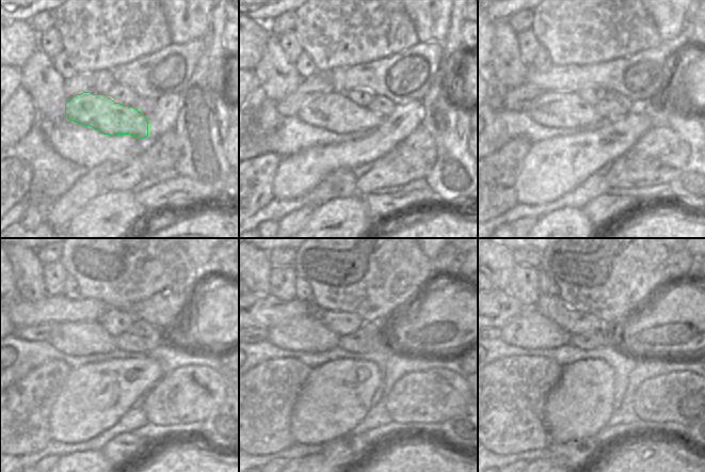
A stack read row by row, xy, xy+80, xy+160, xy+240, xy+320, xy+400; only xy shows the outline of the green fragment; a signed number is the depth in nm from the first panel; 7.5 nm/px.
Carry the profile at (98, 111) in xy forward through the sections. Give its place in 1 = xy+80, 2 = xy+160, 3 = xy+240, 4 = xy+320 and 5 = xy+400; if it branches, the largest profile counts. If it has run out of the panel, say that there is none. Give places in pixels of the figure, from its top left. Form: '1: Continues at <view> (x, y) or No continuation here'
1: Continues at xy+80 (334, 111)
2: Continues at xy+160 (554, 109)
3: Continues at xy+240 (71, 339)
4: Continues at xy+320 (306, 333)
5: Continues at xy+400 (530, 330).

